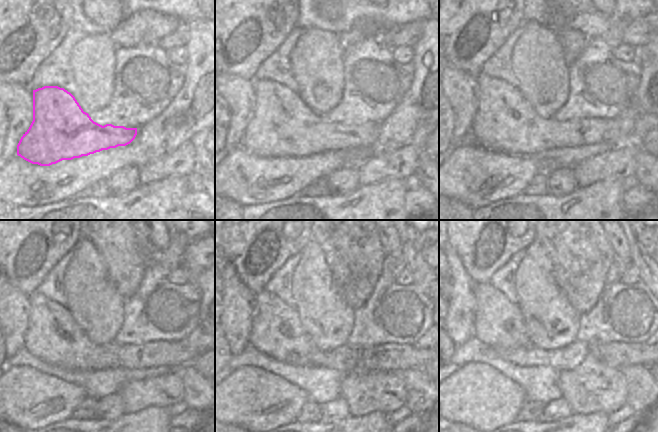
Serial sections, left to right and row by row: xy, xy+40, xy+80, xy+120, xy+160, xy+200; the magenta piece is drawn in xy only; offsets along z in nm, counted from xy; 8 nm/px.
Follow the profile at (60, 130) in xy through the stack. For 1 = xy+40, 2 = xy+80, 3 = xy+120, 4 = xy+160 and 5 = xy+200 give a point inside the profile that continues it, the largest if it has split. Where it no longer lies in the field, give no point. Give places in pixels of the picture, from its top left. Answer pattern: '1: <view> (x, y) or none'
1: xy+40 (283, 126)
2: xy+80 (505, 122)
3: xy+120 (52, 335)
4: xy+160 (276, 330)
5: xy+200 (499, 323)

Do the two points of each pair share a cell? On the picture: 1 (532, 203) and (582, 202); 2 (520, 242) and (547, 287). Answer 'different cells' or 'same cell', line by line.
1: same cell
2: different cells

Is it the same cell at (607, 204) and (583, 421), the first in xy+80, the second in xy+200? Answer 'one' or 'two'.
one

